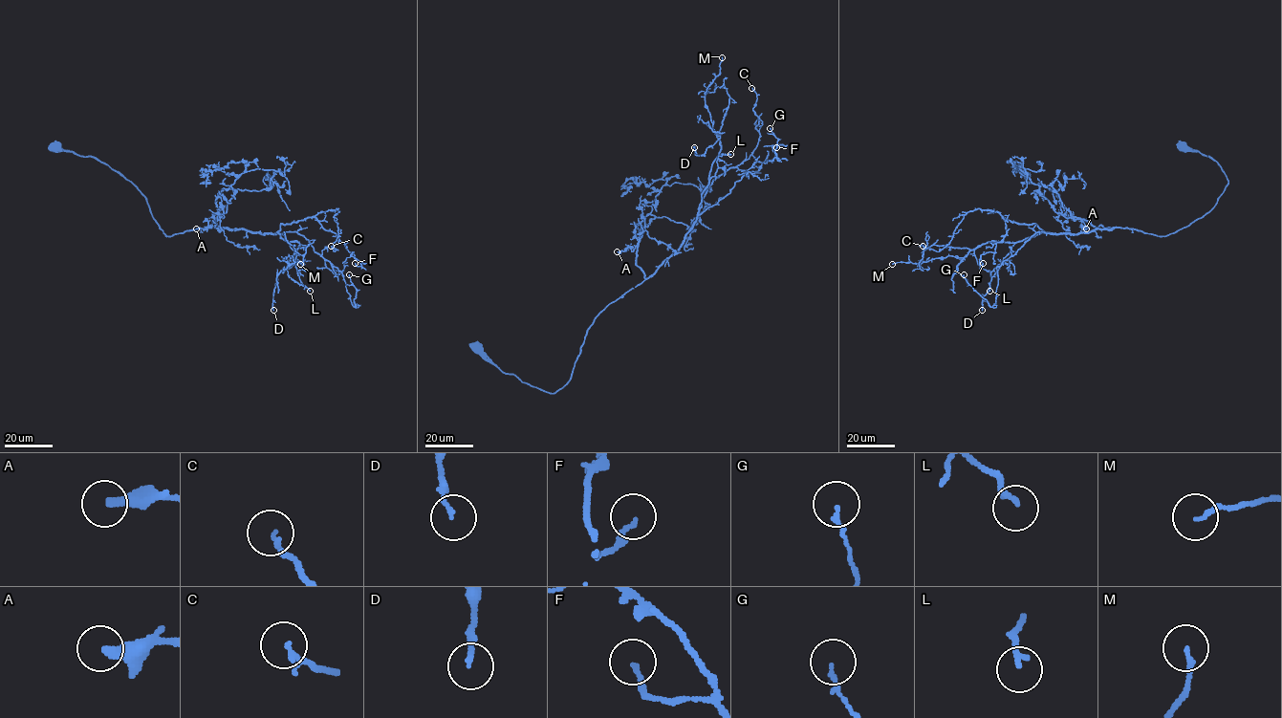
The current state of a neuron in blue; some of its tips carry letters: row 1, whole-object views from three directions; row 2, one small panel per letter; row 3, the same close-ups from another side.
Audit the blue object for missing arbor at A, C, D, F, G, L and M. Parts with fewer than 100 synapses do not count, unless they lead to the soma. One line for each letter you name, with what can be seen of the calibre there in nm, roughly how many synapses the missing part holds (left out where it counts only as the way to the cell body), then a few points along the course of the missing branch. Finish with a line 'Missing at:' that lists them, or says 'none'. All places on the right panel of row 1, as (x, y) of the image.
Missing at: none

